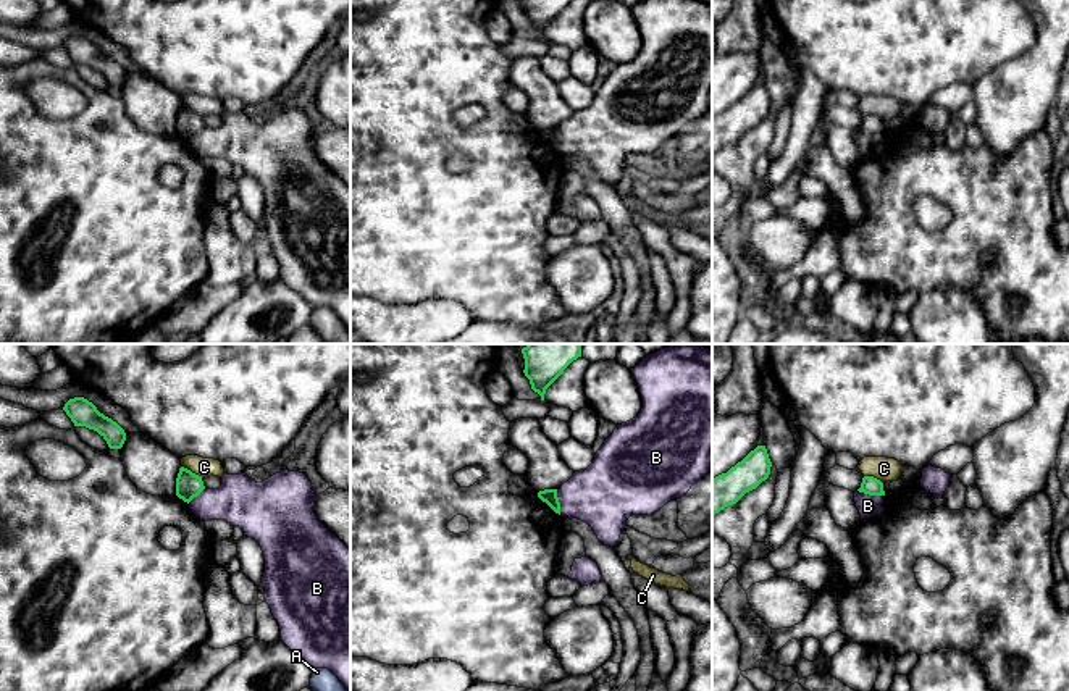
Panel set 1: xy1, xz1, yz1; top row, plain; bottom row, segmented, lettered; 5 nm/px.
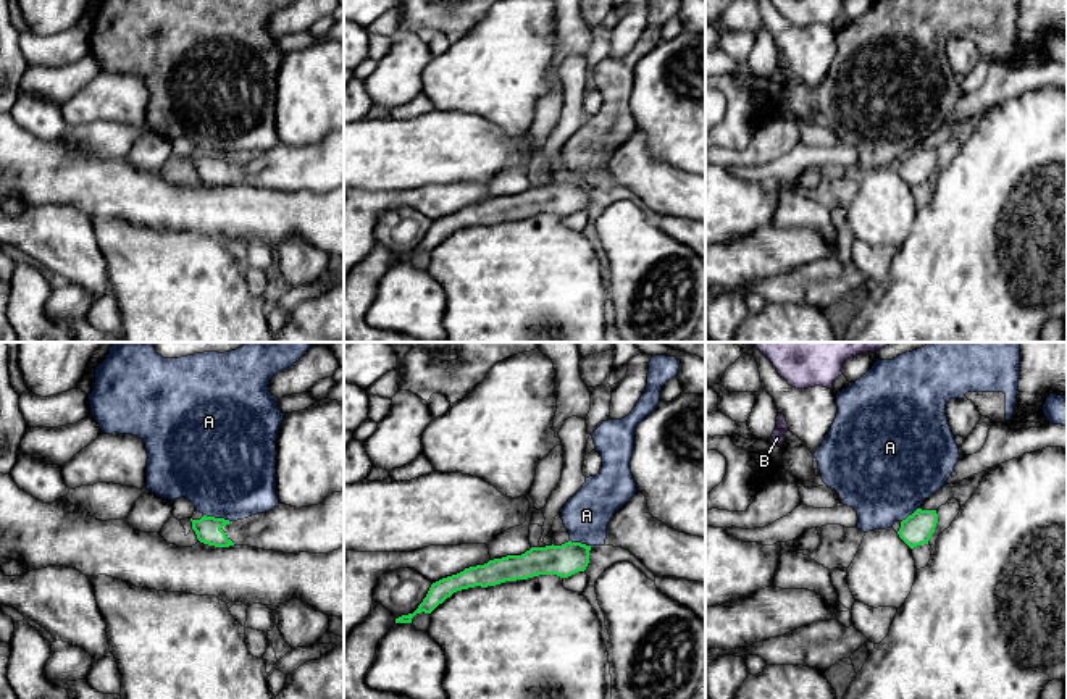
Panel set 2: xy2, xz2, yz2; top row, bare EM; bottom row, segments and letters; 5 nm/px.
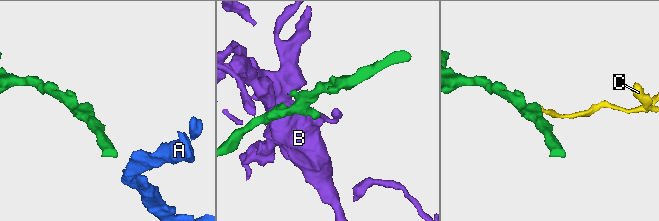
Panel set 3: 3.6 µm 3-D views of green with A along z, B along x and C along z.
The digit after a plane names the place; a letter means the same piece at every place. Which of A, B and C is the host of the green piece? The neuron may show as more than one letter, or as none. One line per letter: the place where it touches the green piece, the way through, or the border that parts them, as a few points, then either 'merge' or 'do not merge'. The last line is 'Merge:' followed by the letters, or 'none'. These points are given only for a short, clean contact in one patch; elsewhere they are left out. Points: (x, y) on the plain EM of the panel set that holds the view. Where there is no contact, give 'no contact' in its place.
A: contact xy2 (217, 157); border xy2 (204, 152), (223, 155), (230, 160); do not merge
B: contact yz1 (871, 133); border yz1 (858, 128), (884, 134); do not merge
C: contact xy1 (191, 110); border xy1 (183, 104), (202, 115); do not merge
Merge: none

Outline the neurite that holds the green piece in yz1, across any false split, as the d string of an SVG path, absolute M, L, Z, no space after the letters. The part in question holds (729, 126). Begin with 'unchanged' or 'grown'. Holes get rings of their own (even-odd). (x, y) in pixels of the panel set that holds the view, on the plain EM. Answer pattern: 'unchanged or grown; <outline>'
unchanged; M757 84L727 111L712 116L712 153L736 142L770 113L772 100L765 84Z

